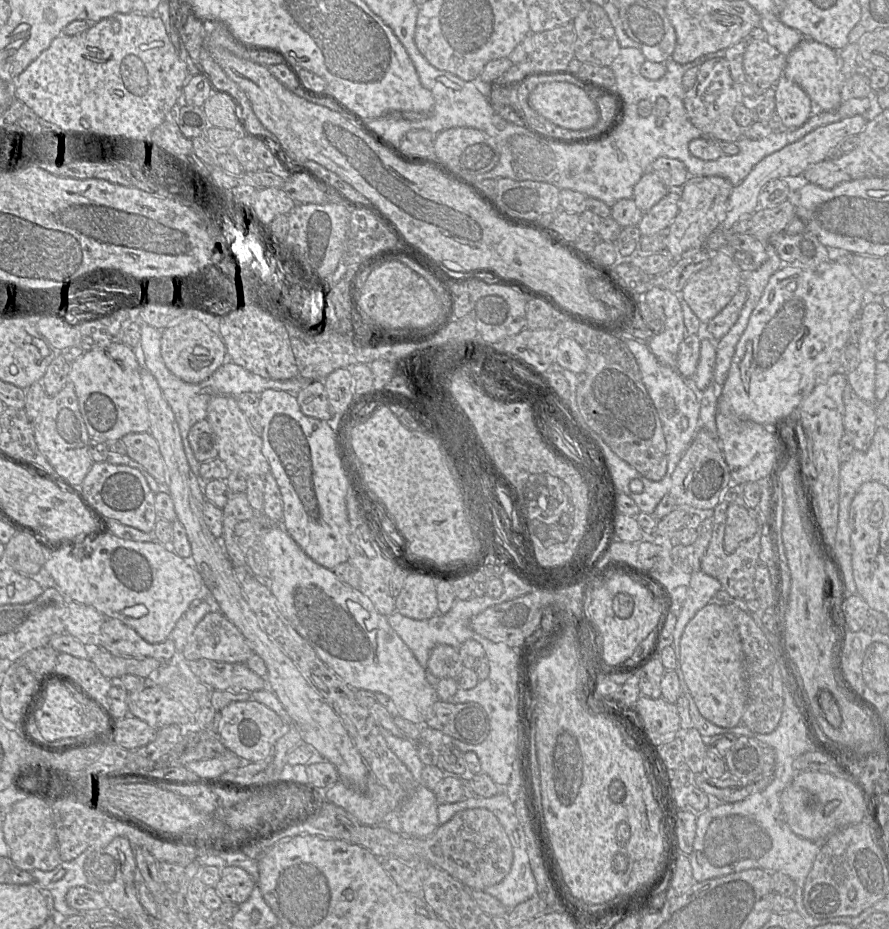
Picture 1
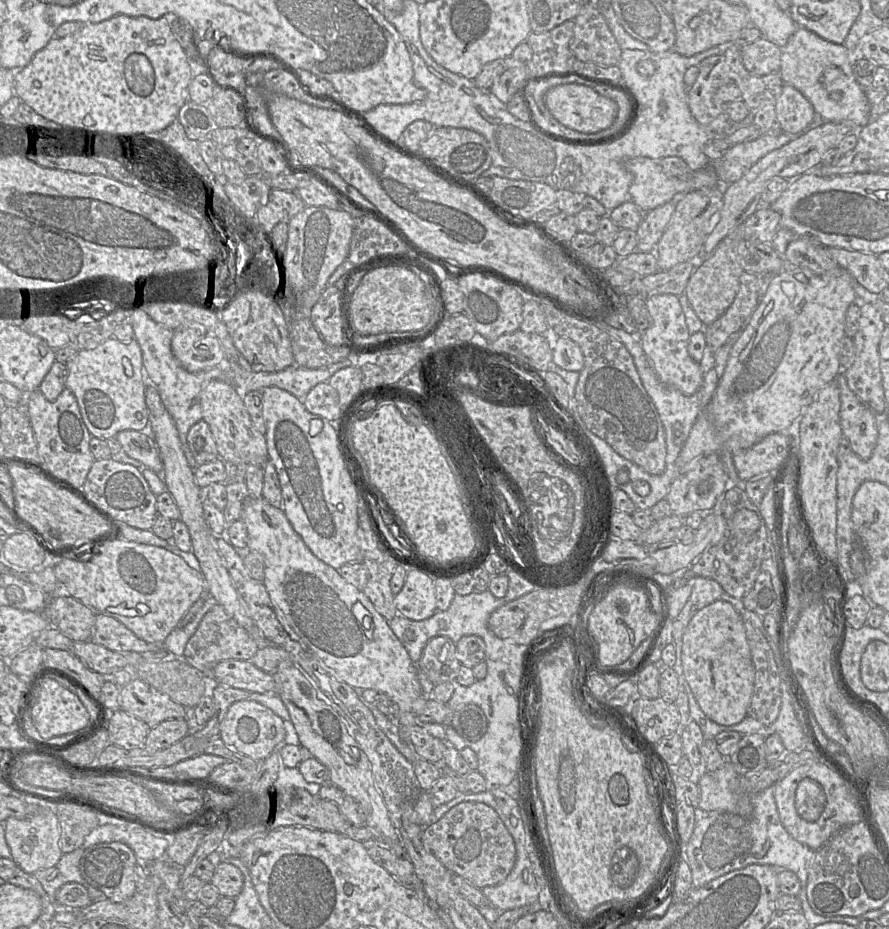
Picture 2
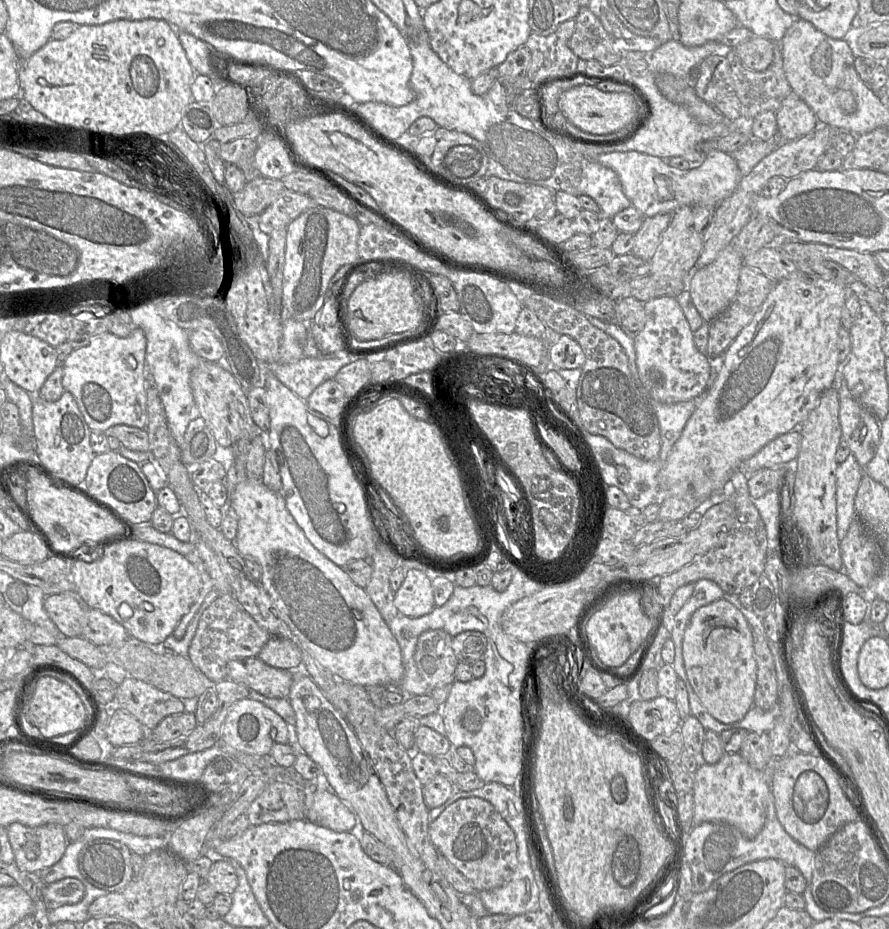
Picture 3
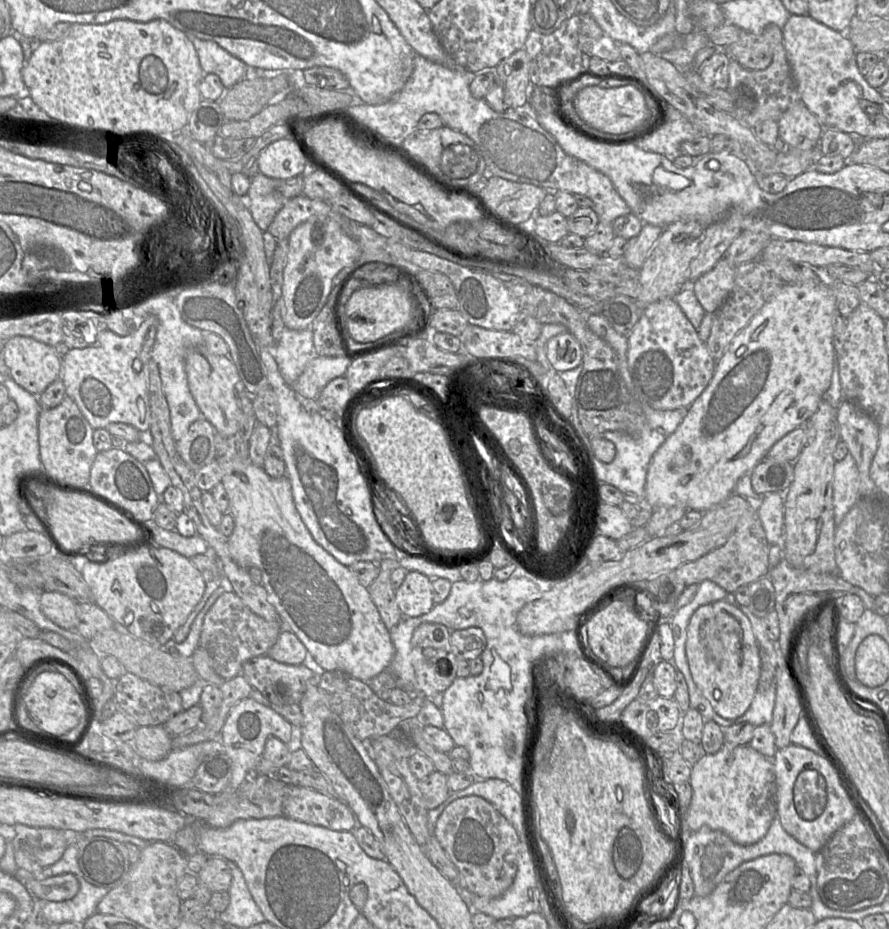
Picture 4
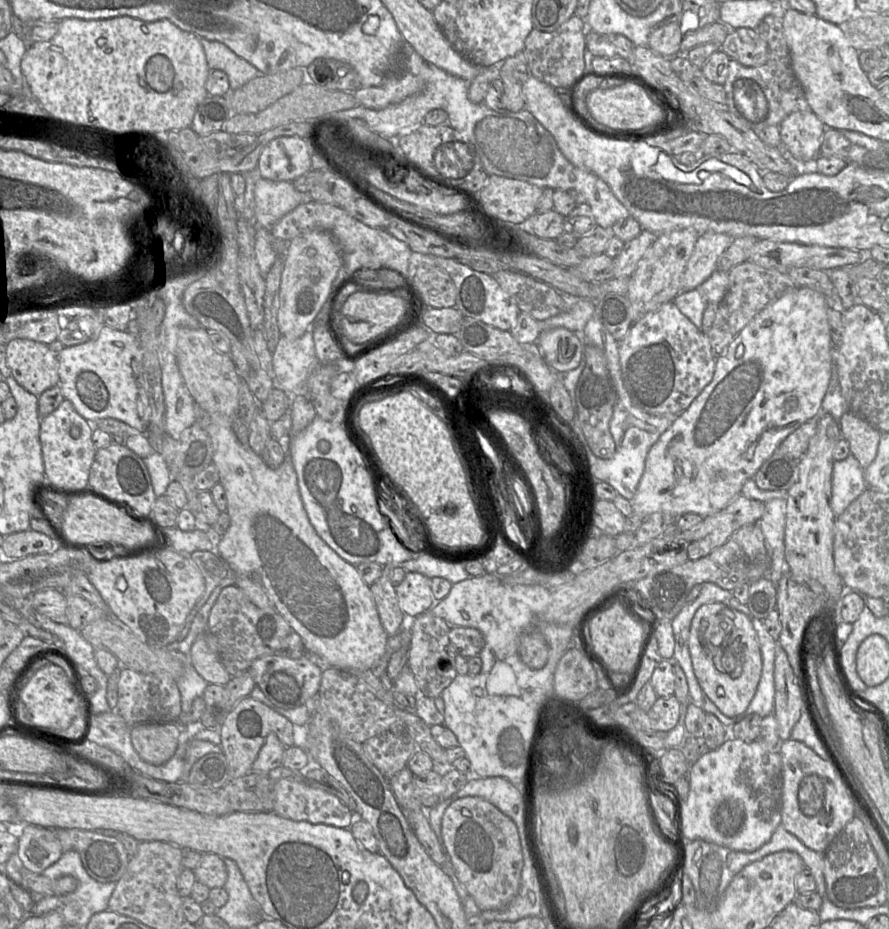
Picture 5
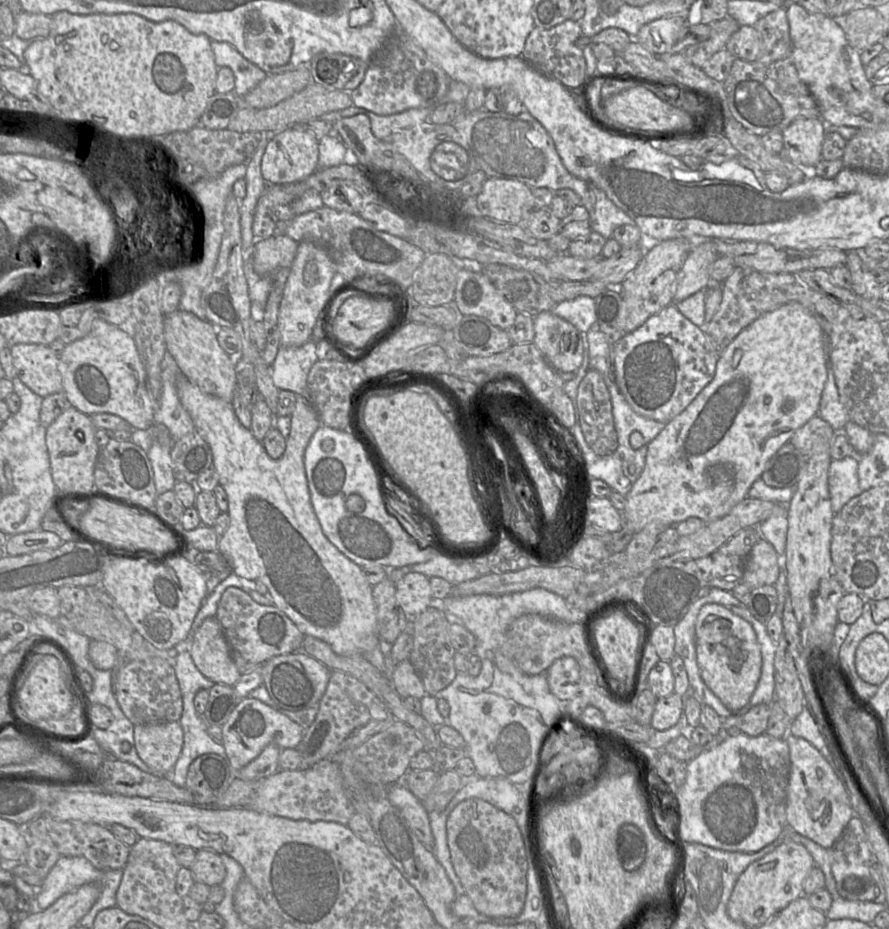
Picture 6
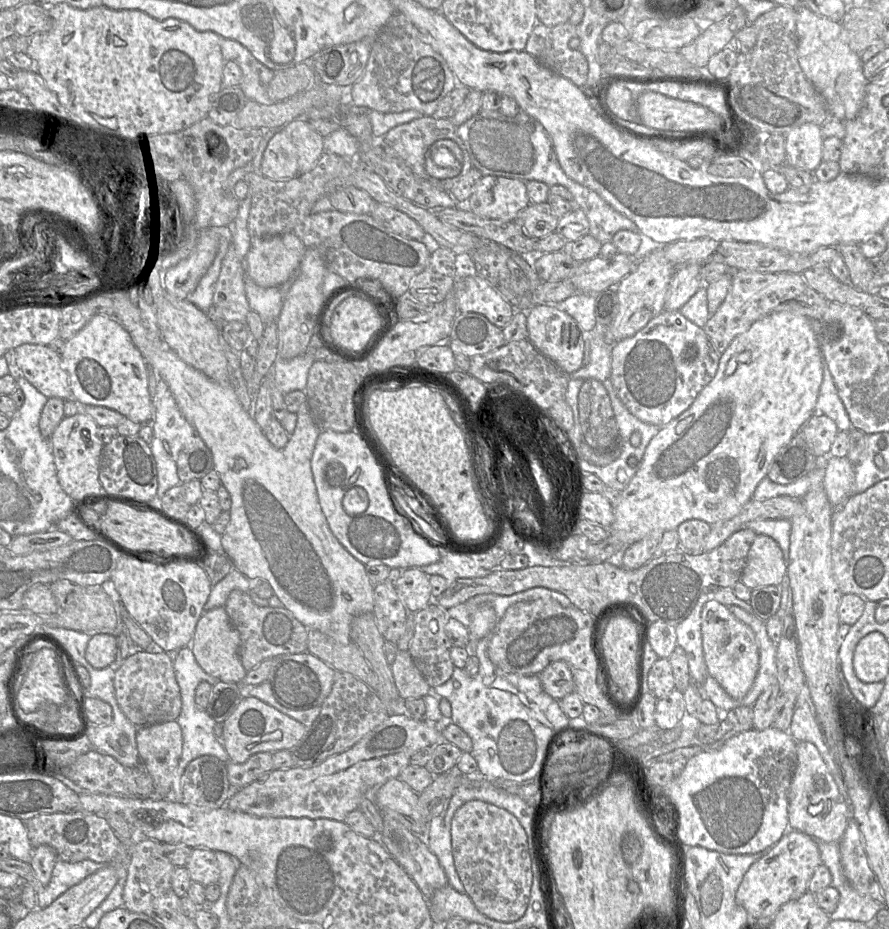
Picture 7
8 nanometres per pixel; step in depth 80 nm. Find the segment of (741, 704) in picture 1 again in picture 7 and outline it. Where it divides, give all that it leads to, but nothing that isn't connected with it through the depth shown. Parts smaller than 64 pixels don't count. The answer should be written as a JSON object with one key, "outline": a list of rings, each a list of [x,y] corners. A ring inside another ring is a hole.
{"outline":[[[716,600],[708,601],[701,613],[704,660],[709,674],[733,699],[742,699],[751,689],[759,670],[759,648],[753,630],[737,619],[729,608]]]}

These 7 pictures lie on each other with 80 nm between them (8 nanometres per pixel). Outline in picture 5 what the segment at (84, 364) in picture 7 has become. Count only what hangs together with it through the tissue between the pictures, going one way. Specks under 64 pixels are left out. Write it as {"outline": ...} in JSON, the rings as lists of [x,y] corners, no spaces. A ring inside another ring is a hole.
{"outline":[[[103,326],[98,335],[82,344],[67,346],[59,355],[59,386],[64,399],[69,400],[76,411],[90,423],[102,418],[114,418],[125,422],[137,432],[146,434],[151,422],[151,406],[146,374],[142,362],[142,350],[136,336]]]}

